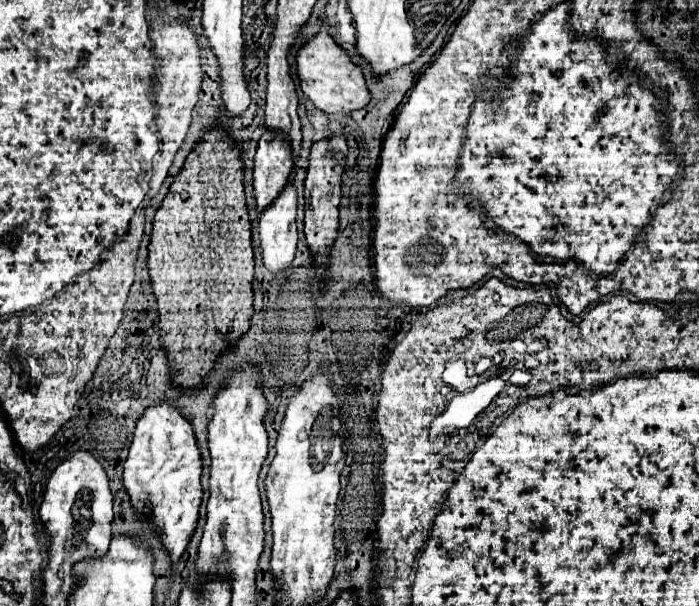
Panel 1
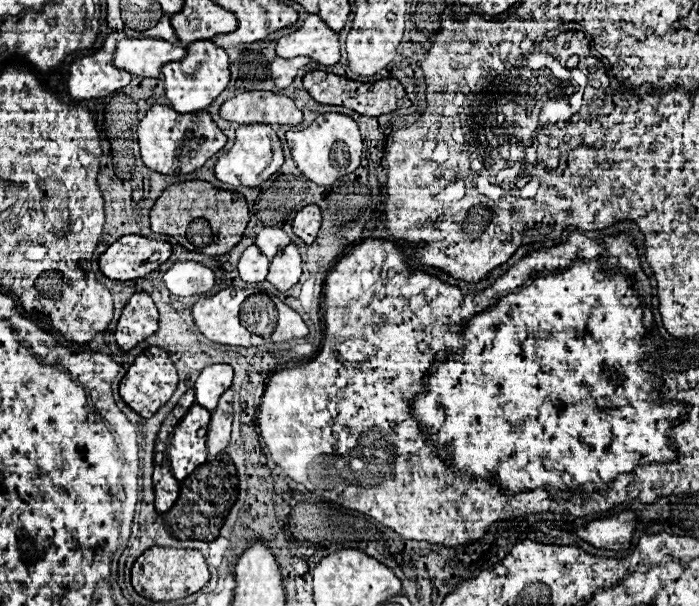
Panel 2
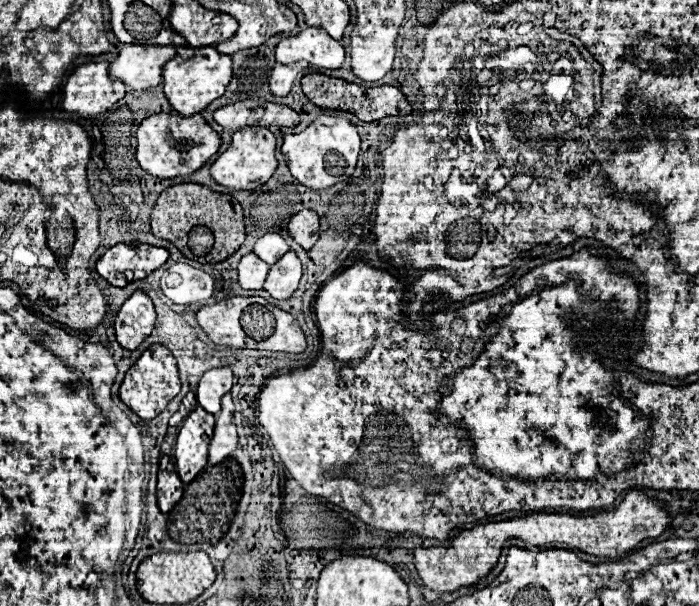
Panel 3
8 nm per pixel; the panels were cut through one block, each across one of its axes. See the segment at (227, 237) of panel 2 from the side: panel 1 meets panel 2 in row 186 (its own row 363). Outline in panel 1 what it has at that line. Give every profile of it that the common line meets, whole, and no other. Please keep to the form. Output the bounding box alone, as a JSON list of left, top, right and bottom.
[148,128,254,388]

